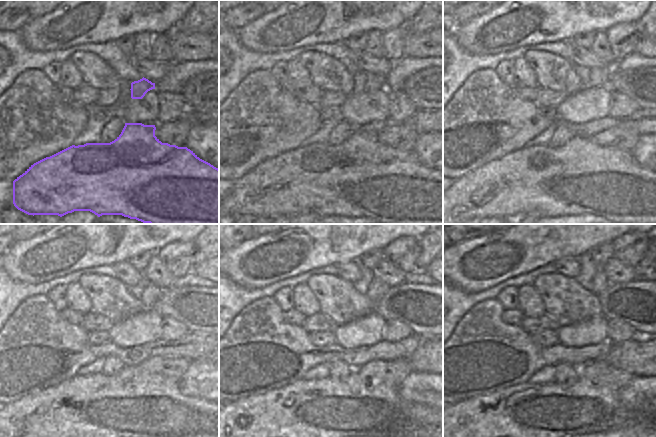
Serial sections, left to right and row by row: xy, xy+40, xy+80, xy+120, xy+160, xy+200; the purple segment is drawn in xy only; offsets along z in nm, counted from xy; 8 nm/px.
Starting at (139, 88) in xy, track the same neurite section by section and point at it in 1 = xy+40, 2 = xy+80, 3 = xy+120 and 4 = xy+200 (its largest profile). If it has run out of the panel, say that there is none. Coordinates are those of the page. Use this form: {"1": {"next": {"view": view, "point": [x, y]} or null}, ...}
{"1": {"next": {"view": "xy+40", "point": [365, 81]}}, "2": {"next": {"view": "xy+80", "point": [598, 76]}}, "3": {"next": {"view": "xy+120", "point": [151, 294]}}, "4": {"next": {"view": "xy+200", "point": [600, 282]}}}

